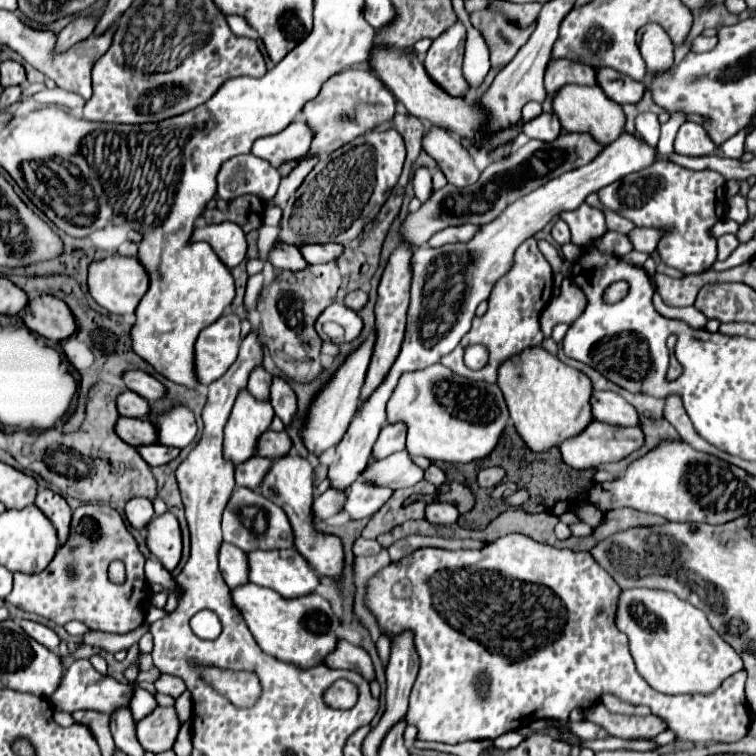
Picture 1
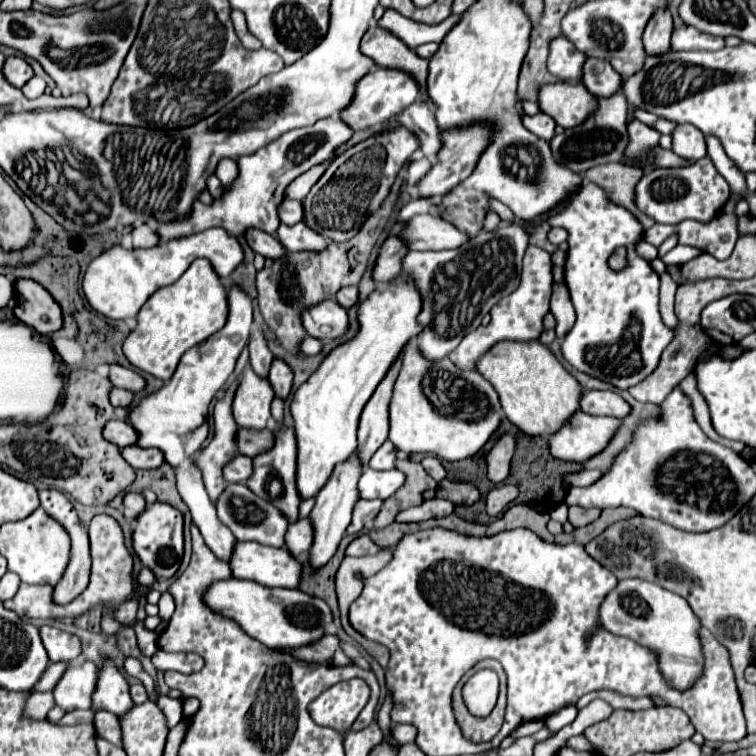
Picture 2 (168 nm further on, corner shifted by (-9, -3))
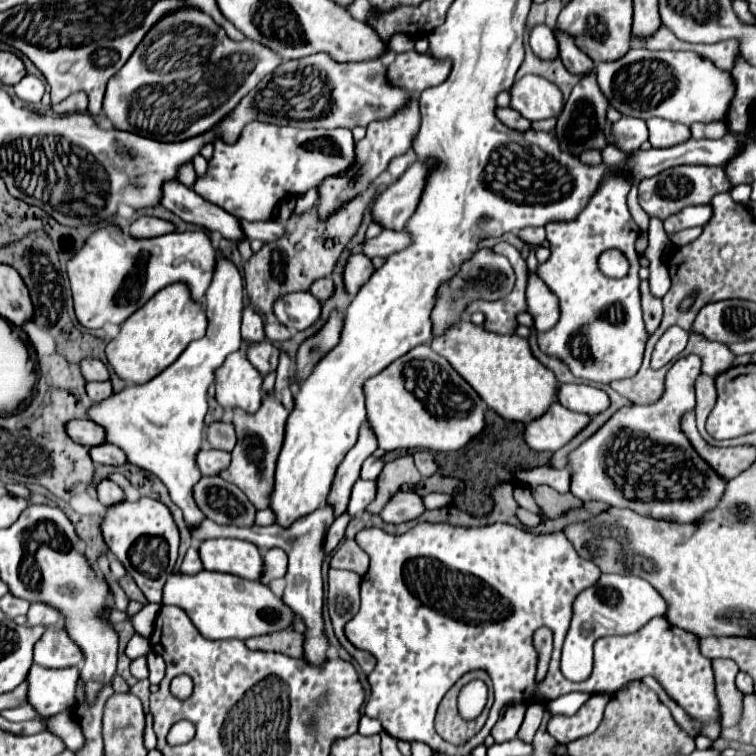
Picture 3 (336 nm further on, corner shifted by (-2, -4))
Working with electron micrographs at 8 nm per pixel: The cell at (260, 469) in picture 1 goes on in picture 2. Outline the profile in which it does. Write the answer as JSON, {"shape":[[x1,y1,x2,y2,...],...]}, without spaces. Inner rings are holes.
{"shape":[[238,455,234,457,234,461,230,461,230,465,226,465,224,477,228,483,246,483,252,477,252,459,246,455]]}

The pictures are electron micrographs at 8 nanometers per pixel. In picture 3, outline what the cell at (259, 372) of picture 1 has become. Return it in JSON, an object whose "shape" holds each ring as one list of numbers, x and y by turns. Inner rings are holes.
{"shape":[[251,306,243,308,241,336,245,340,251,340,251,342,259,342,259,340,265,338,265,334,263,334,263,316,255,308,251,308]]}

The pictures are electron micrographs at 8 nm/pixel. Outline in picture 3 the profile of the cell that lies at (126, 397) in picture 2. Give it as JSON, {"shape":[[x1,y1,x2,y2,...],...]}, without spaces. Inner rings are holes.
{"shape":[[105,380,105,382,87,382,87,394,93,402,99,402,103,398,109,398,113,394,113,388,111,388,111,382]]}

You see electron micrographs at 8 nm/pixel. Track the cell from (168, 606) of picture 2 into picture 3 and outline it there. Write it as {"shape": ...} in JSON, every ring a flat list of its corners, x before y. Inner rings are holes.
{"shape":[[201,570,193,576,181,572,171,574,163,588,163,604,179,606,191,618,195,628,209,640,247,640,251,636,291,628,291,622,295,620,295,614,291,614,291,610,283,606,283,600,279,600,261,582,209,570]]}

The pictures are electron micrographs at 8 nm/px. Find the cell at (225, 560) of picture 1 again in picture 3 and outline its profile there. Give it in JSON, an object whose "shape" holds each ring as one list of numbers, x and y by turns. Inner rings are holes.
{"shape":[[217,256,211,286,203,296,207,316,207,334,195,340,187,350,159,376,139,386,125,386,103,402,91,404,87,416,105,430,105,442,119,446,129,464,153,472,167,486,171,500,183,510,185,522,201,522,203,514,191,498,191,486,201,474,195,466,195,454,203,442,203,418,207,414,207,388,213,382,215,368,223,364,227,354,241,346,241,310,243,310,243,278,237,266]]}

